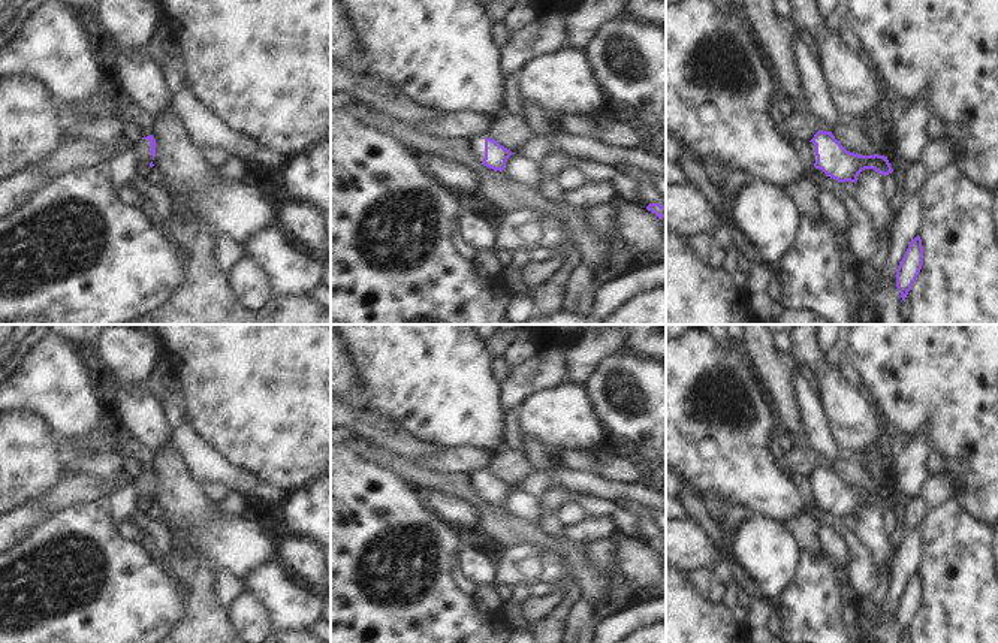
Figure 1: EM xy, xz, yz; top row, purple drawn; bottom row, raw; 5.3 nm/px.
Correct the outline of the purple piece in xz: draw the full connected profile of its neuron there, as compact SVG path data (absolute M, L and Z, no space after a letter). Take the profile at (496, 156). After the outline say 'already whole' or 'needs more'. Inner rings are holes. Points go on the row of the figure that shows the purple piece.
M488 133L473 136L468 141L473 157L483 166L494 170L503 172L507 159L513 154L510 150L491 139Z | needs more

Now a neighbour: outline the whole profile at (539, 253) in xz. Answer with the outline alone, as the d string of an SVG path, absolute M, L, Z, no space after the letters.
M536 247L527 251L527 257L530 262L546 262L554 256L557 256L557 251L546 247Z

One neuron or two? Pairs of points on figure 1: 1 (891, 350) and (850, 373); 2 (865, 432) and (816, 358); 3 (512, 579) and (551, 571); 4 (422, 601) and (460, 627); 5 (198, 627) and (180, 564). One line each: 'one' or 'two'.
1: two
2: one
3: one
4: one
5: one

